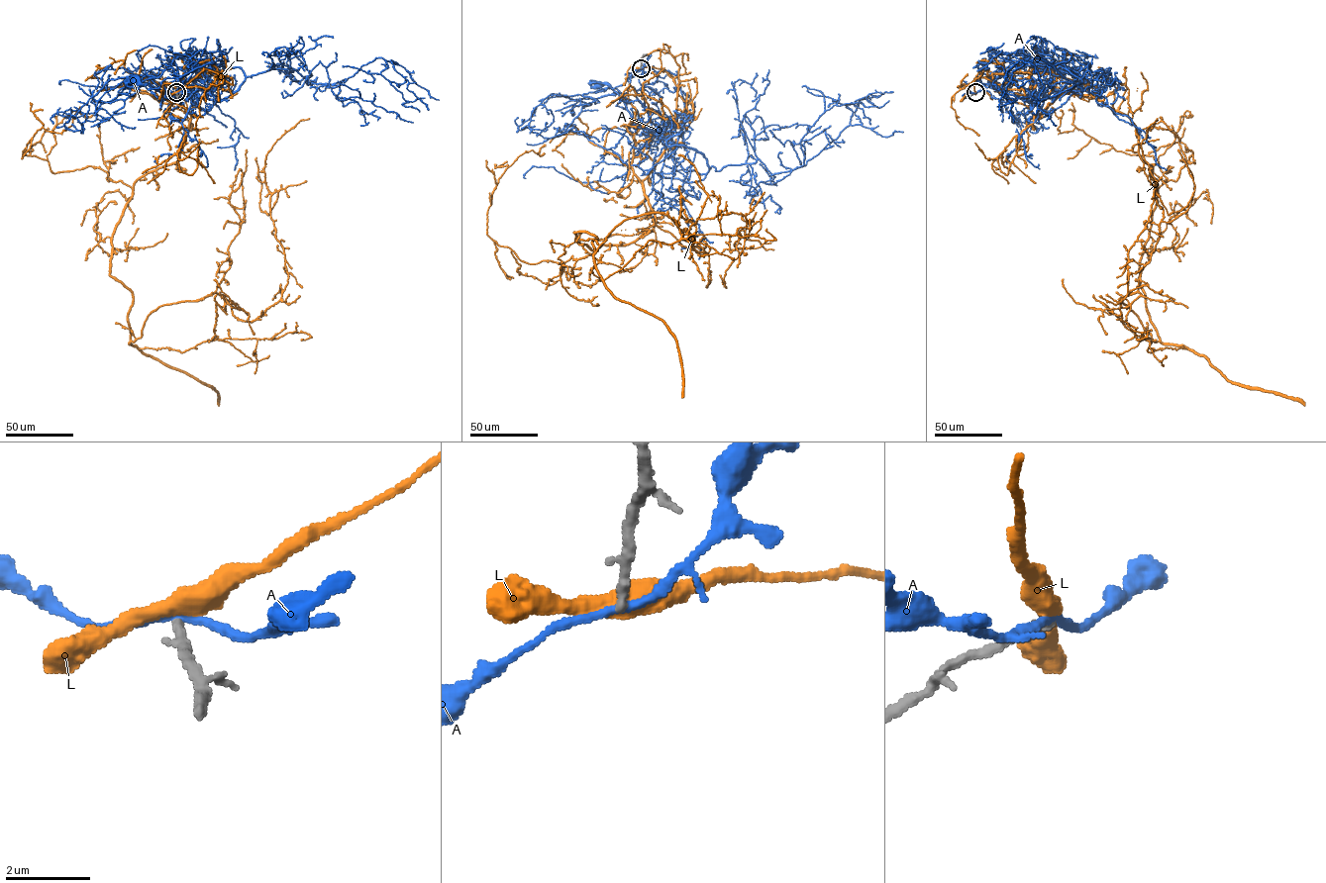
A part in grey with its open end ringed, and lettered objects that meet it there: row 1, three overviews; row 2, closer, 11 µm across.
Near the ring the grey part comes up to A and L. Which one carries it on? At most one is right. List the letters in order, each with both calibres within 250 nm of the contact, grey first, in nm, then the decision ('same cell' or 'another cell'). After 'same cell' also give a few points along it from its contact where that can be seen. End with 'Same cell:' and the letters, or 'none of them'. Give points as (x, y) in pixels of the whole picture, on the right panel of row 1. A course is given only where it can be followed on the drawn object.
A: 240 nm thick on the grey side, 180 nm on the other; another cell
L: 240 nm thick on the grey side, 480 nm on the other; another cell
Same cell: none of them

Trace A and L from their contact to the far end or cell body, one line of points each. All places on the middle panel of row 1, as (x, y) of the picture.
A: (641, 68), (625, 74), (642, 69), (639, 82), (659, 93), (677, 133), (666, 140), (598, 84)
L: (641, 68), (677, 87), (643, 181), (654, 229), (576, 241), (742, 214), (721, 275)

